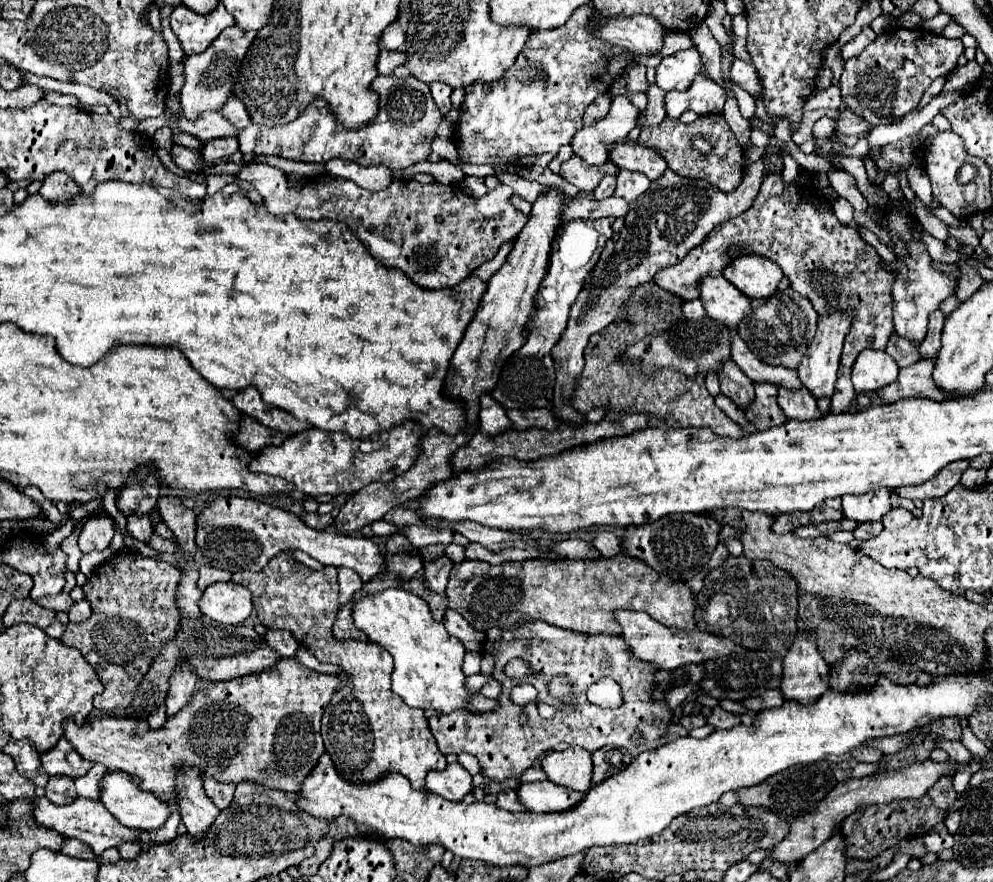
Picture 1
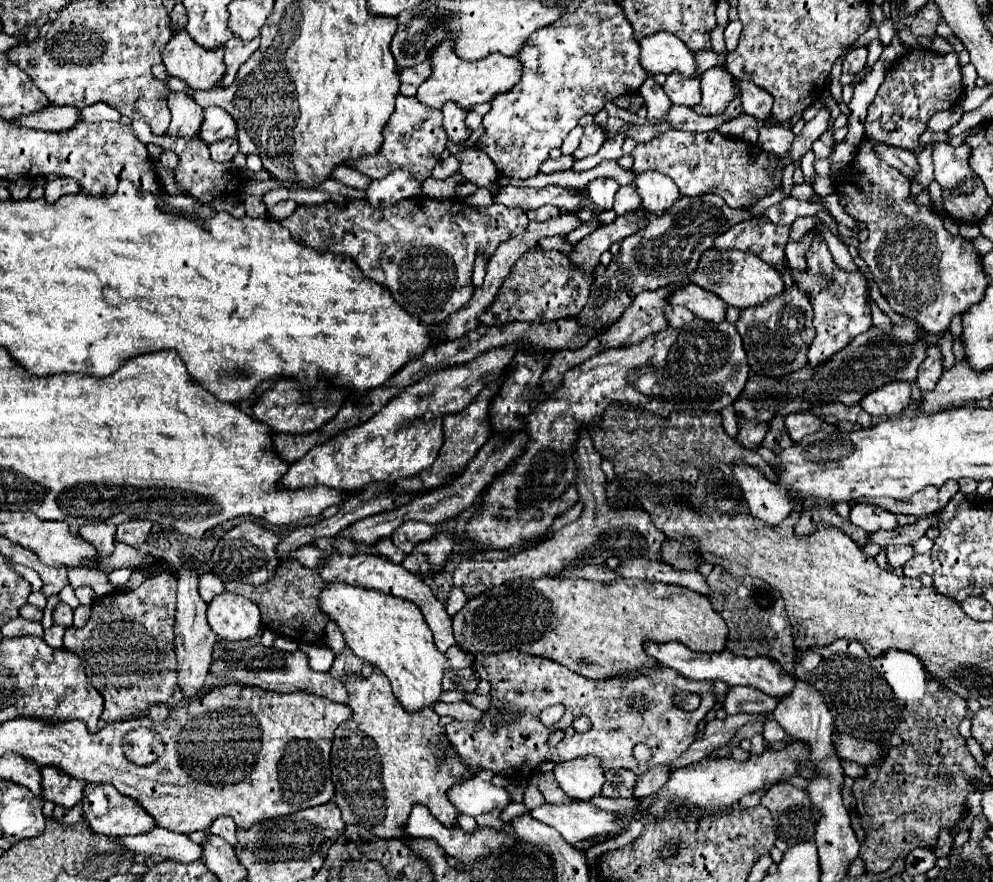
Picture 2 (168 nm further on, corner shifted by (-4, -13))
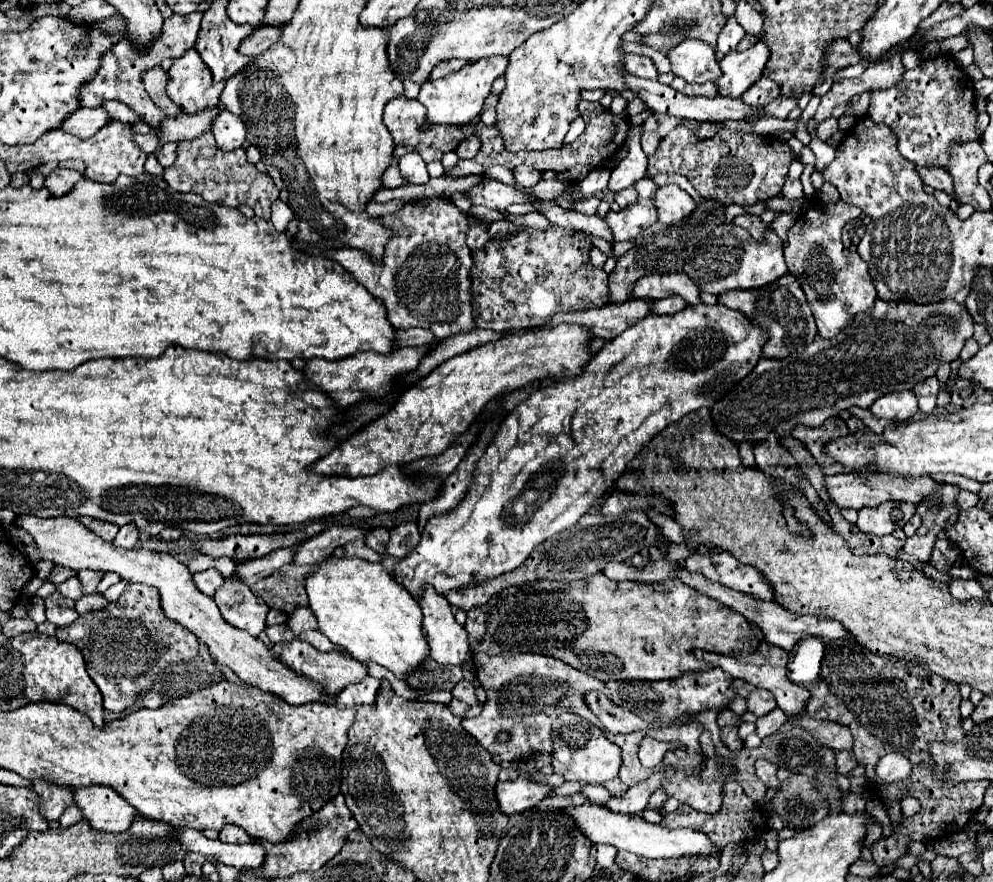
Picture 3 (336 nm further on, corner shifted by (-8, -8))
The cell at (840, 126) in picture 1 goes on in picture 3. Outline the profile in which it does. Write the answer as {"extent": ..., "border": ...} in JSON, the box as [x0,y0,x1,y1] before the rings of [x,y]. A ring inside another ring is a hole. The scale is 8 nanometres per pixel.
{"extent":[916,167,954,197],"border":[[[916,167],[916,171],[920,173],[920,179],[924,181],[924,185],[930,185],[934,189],[942,189],[950,197],[954,197],[952,177],[944,169],[936,169],[936,167],[932,167],[932,169],[920,169],[920,167]]]}

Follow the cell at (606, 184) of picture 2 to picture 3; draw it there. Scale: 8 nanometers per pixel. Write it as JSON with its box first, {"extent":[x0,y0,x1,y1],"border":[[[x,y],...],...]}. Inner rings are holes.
{"extent":[608,137,646,193],"border":[[[628,137],[628,147],[630,147],[630,153],[610,173],[608,191],[612,191],[612,193],[618,193],[618,191],[630,187],[634,181],[638,181],[646,175],[646,155],[644,155],[640,143],[630,141],[630,137]]]}

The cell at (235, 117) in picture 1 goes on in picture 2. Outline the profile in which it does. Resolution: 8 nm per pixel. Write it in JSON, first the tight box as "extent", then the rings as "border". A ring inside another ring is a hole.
{"extent":[198,106,236,144],"border":[[[218,106],[204,108],[204,122],[198,132],[200,140],[212,144],[220,138],[234,138],[234,136],[236,136],[236,124],[226,110],[220,110]]]}

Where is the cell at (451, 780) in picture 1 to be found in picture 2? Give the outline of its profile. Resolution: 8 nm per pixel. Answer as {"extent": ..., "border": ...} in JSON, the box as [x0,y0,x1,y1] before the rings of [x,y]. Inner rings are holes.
{"extent":[448,778,512,816],"border":[[[470,778],[468,782],[454,786],[454,790],[448,792],[448,798],[462,814],[470,816],[486,814],[494,808],[504,810],[512,802],[504,788],[498,788],[492,782],[484,782],[480,778]]]}

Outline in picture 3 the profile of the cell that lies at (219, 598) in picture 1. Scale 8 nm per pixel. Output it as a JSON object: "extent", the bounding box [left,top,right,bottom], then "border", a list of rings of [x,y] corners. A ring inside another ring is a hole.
{"extent":[214,579,268,637],"border":[[[226,579],[224,585],[214,593],[214,601],[230,625],[244,629],[254,637],[264,631],[268,605],[256,597],[246,583]]]}

